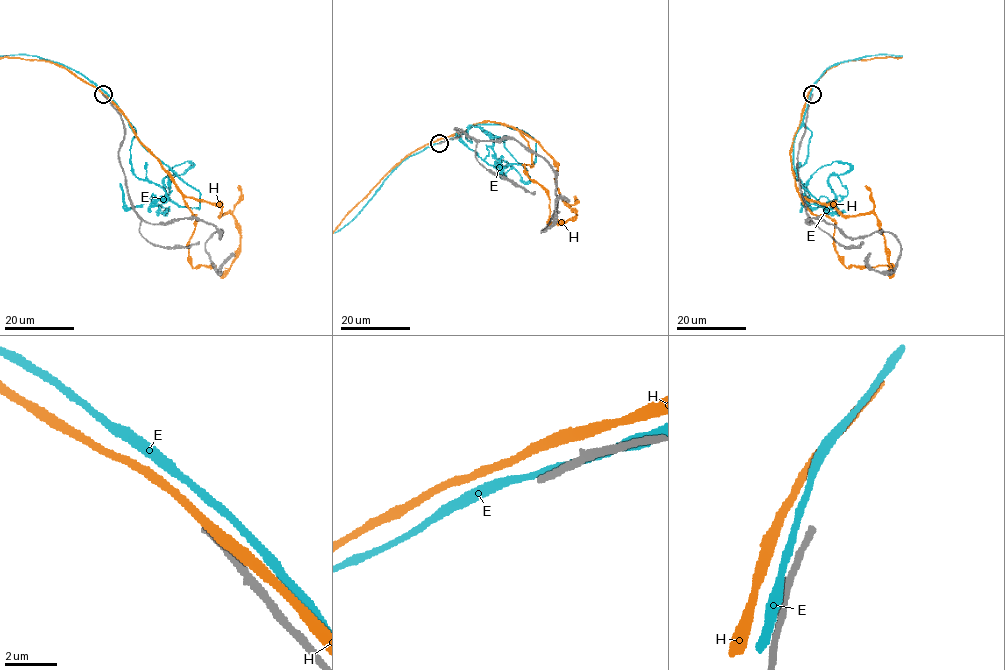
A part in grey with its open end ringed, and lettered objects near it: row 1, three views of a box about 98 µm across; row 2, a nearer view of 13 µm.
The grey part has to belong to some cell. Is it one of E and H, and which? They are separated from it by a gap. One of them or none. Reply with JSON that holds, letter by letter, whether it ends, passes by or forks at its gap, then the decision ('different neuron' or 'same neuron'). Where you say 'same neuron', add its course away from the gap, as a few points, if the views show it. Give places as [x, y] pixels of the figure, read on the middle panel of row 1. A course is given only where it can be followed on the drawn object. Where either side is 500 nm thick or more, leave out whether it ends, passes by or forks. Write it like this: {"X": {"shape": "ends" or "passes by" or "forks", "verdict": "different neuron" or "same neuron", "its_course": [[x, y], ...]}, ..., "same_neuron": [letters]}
{"E": {"shape": "passes by", "verdict": "different neuron"}, "H": {"shape": "passes by", "verdict": "different neuron"}, "same_neuron": []}

